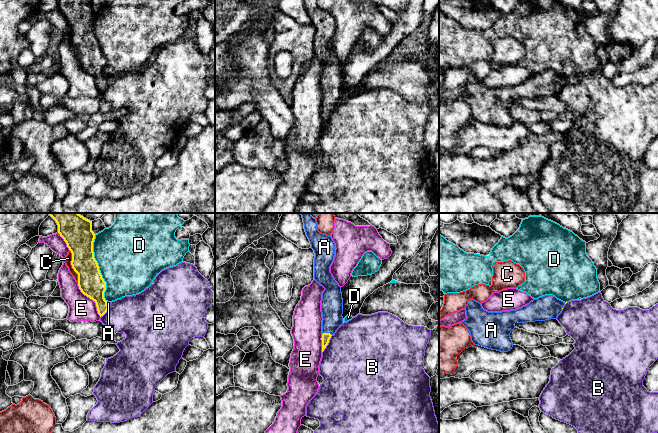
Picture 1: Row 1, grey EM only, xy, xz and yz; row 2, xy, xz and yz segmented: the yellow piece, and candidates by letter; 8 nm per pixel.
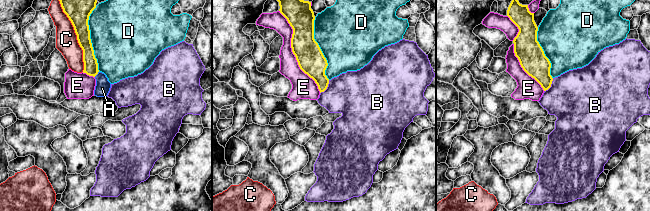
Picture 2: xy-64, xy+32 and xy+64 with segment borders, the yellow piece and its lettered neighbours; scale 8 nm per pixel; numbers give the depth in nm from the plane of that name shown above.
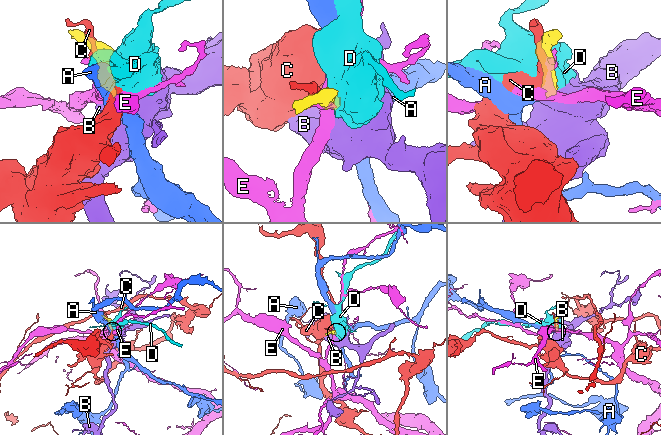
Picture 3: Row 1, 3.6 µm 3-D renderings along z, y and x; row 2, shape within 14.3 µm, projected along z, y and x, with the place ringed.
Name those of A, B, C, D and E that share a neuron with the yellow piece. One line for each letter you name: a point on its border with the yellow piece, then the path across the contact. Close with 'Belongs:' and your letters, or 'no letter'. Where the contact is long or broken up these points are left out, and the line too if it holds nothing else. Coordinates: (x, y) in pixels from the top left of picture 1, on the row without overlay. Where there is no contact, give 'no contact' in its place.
A: contact xz (327, 109); way xz (326, 113), (327, 109), (332, 96), (332, 79)
Belongs: A

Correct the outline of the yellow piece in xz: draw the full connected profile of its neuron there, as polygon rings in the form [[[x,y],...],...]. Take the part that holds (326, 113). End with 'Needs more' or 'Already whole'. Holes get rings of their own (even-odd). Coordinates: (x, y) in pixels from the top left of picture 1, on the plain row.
[[[304,0],[306,11],[314,26],[314,55],[325,66],[322,69],[322,128],[336,106],[343,100],[343,75],[341,63],[330,49],[335,33],[335,19],[331,12],[317,6],[317,0]]]. Needs more

